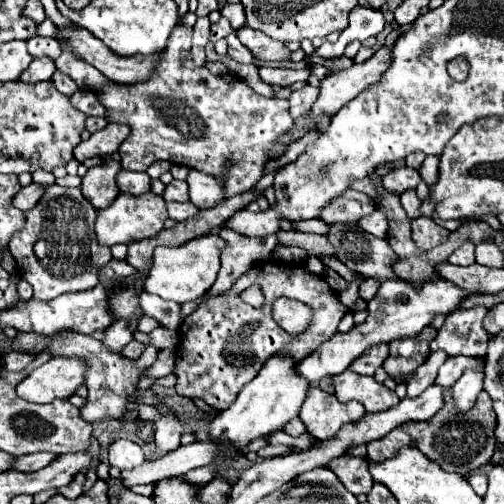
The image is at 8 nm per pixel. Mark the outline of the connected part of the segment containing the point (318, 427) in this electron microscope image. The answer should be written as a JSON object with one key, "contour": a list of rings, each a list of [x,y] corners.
{"contour":[[[310,388],[306,402],[300,410],[300,420],[308,428],[308,434],[318,440],[336,438],[338,430],[348,422],[358,422],[366,414],[360,402],[340,404],[332,394],[320,388]]]}

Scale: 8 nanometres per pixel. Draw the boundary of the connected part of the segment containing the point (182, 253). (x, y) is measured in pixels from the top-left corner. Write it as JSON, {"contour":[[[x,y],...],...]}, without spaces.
{"contour":[[[214,234],[200,236],[192,242],[186,242],[184,246],[176,246],[176,248],[158,246],[154,250],[154,262],[152,262],[150,274],[144,282],[144,290],[160,296],[164,300],[178,302],[178,304],[204,296],[210,290],[210,286],[214,284],[216,274],[220,270],[220,246],[226,246],[226,242]]]}

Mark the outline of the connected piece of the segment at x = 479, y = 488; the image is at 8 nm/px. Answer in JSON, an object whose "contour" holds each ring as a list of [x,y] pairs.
{"contour":[[[474,472],[470,478],[468,478],[468,484],[474,488],[474,492],[478,496],[484,496],[486,494],[486,486],[488,486],[488,476],[484,472]]]}

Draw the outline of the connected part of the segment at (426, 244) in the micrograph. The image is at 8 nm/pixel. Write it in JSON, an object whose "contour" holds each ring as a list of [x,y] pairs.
{"contour":[[[416,218],[410,222],[410,230],[412,230],[412,240],[418,246],[418,250],[426,252],[434,246],[438,246],[440,242],[444,242],[448,238],[448,230],[444,230],[442,226],[438,226],[432,218]]]}

